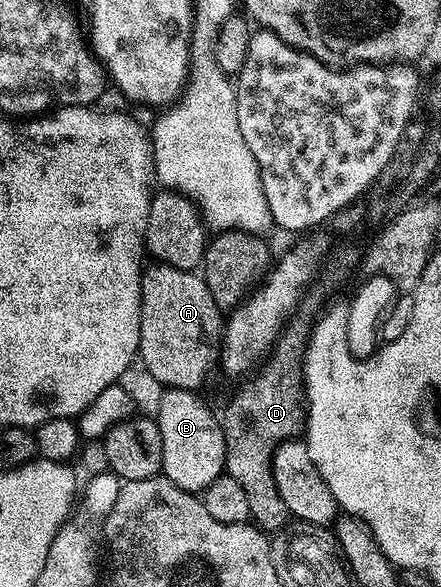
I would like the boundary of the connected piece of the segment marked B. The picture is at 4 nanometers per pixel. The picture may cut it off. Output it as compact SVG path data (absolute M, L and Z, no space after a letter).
M166 388L157 405L155 420L163 435L161 473L183 491L200 494L225 473L225 436L218 414L213 414L192 389Z

